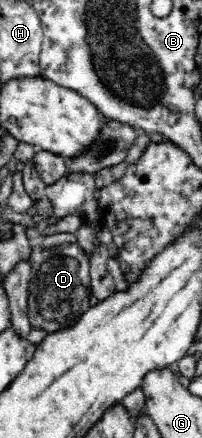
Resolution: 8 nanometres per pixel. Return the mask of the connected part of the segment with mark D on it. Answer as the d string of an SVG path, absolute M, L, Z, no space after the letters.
M65 242L51 247L31 247L32 261L28 288L28 316L32 327L53 333L76 326L76 323L92 308L90 298L90 262L84 249L76 243Z

